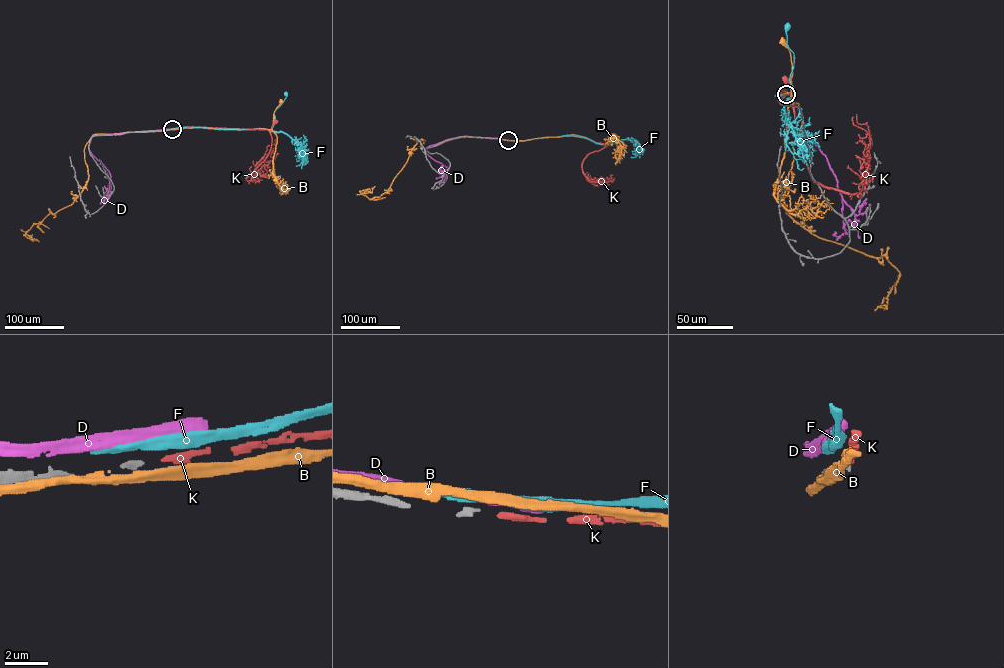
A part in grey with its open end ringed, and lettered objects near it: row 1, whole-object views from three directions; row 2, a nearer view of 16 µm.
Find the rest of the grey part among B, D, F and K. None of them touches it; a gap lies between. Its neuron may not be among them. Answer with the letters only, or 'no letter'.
K

